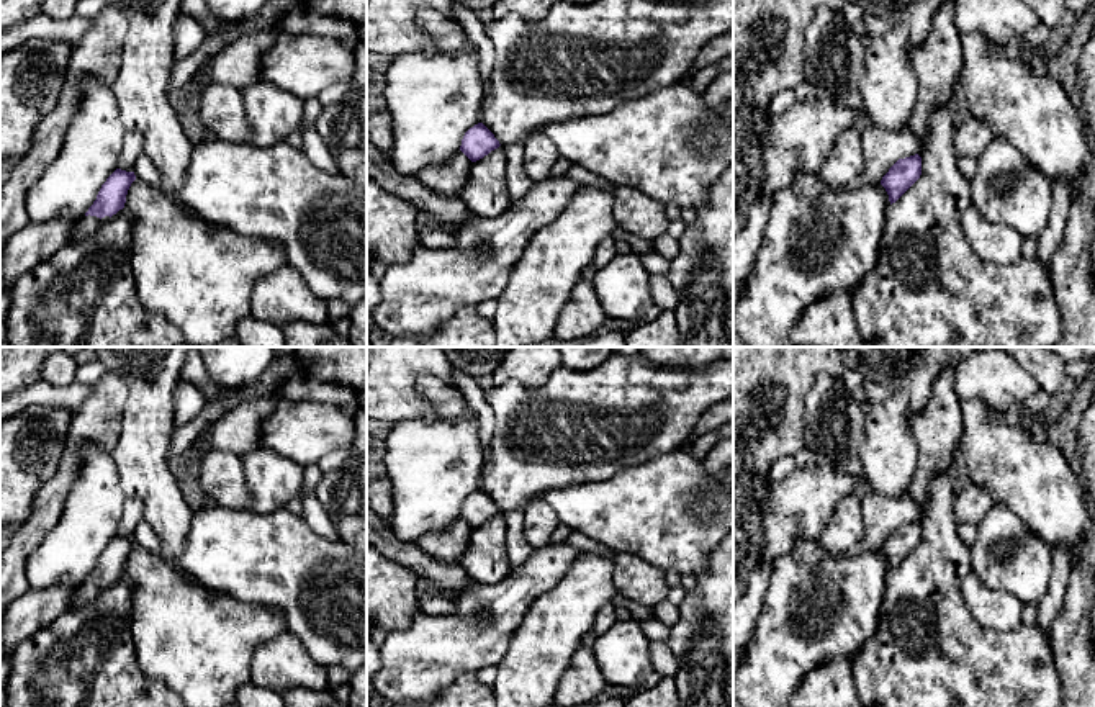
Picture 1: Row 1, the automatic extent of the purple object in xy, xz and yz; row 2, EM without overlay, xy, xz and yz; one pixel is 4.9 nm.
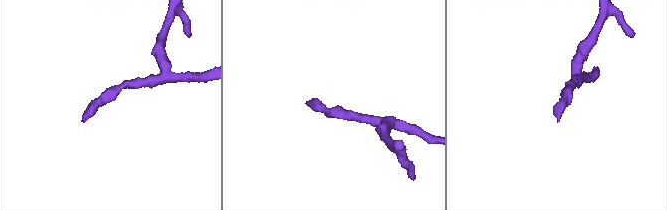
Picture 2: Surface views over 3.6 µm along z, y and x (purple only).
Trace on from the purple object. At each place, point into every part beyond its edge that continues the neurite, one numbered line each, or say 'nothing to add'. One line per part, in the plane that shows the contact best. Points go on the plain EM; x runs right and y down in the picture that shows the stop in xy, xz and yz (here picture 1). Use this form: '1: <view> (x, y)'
1: xy (87, 591)

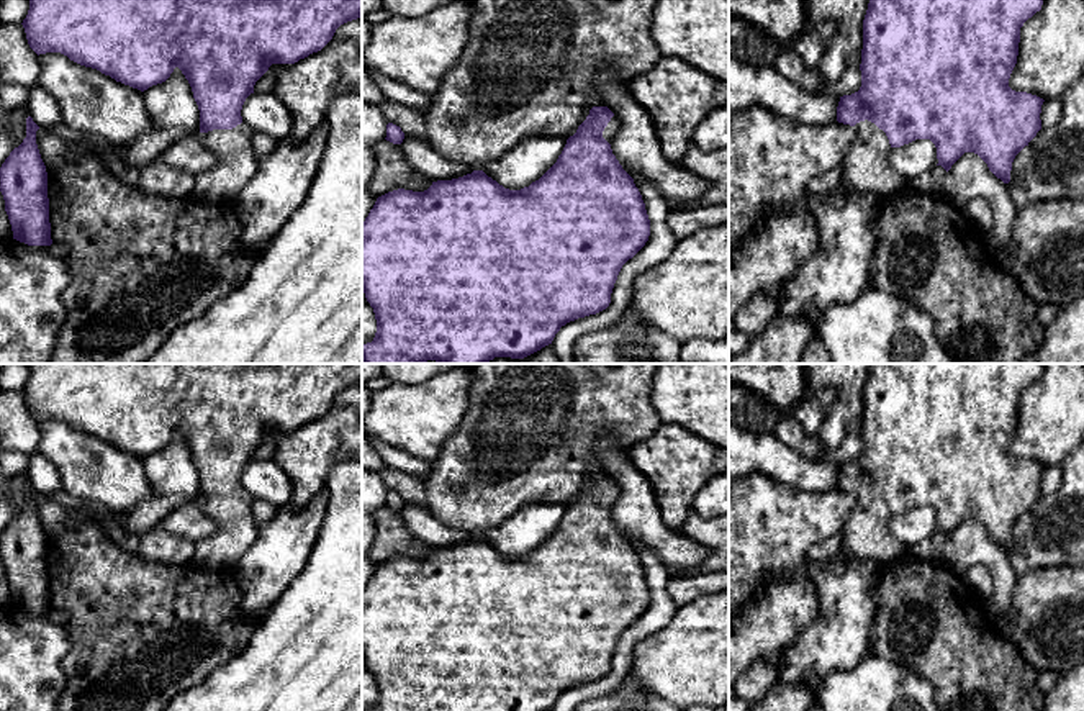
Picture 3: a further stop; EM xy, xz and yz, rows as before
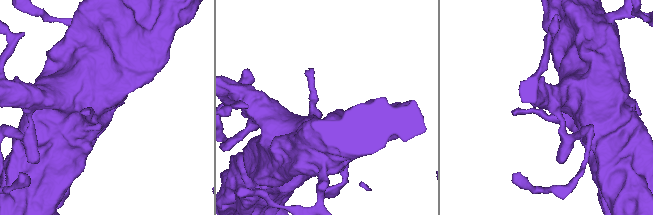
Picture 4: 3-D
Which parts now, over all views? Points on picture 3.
1: yz (865, 536)

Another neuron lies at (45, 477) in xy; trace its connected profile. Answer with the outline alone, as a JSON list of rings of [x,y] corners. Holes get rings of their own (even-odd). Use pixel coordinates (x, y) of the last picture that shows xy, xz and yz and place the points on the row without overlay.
[[[39,452],[29,454],[26,475],[39,495],[62,491],[61,473],[57,467]]]

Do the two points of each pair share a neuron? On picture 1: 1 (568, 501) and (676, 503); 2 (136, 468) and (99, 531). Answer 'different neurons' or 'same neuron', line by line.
1: same neuron
2: different neurons

